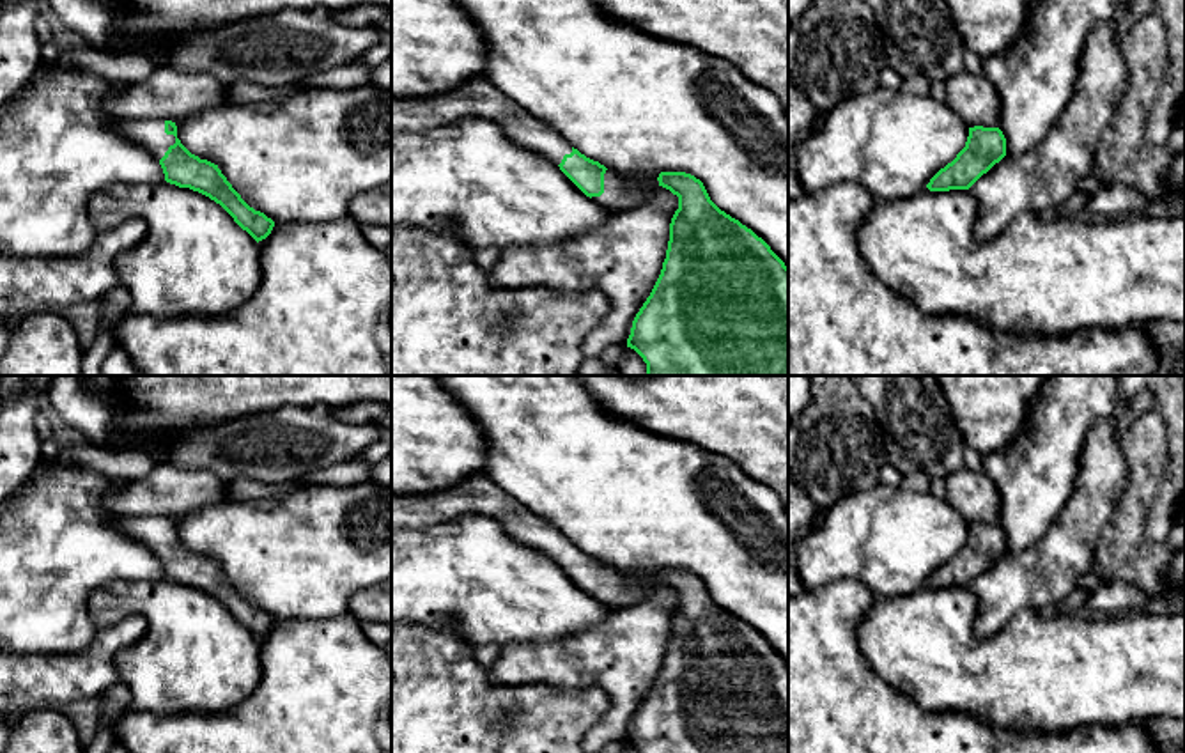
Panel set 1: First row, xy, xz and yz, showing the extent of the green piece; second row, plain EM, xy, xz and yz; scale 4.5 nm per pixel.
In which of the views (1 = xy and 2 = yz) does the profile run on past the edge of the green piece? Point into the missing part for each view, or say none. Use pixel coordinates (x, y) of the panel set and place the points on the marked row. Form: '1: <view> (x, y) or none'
1: xy (149, 133)
2: none

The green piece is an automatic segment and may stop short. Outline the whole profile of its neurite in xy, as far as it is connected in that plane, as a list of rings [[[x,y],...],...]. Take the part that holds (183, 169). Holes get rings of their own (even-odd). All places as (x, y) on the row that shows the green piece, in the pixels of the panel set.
[[[165,119],[119,120],[119,133],[159,161],[167,182],[209,197],[257,243],[271,234],[275,221],[250,207],[218,165],[191,154],[177,138],[175,122]]]

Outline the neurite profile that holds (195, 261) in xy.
[[[170,182],[112,184],[90,197],[87,214],[96,234],[140,218],[147,236],[119,253],[115,268],[129,292],[128,312],[154,317],[221,317],[241,308],[259,289],[259,243],[209,197]]]

